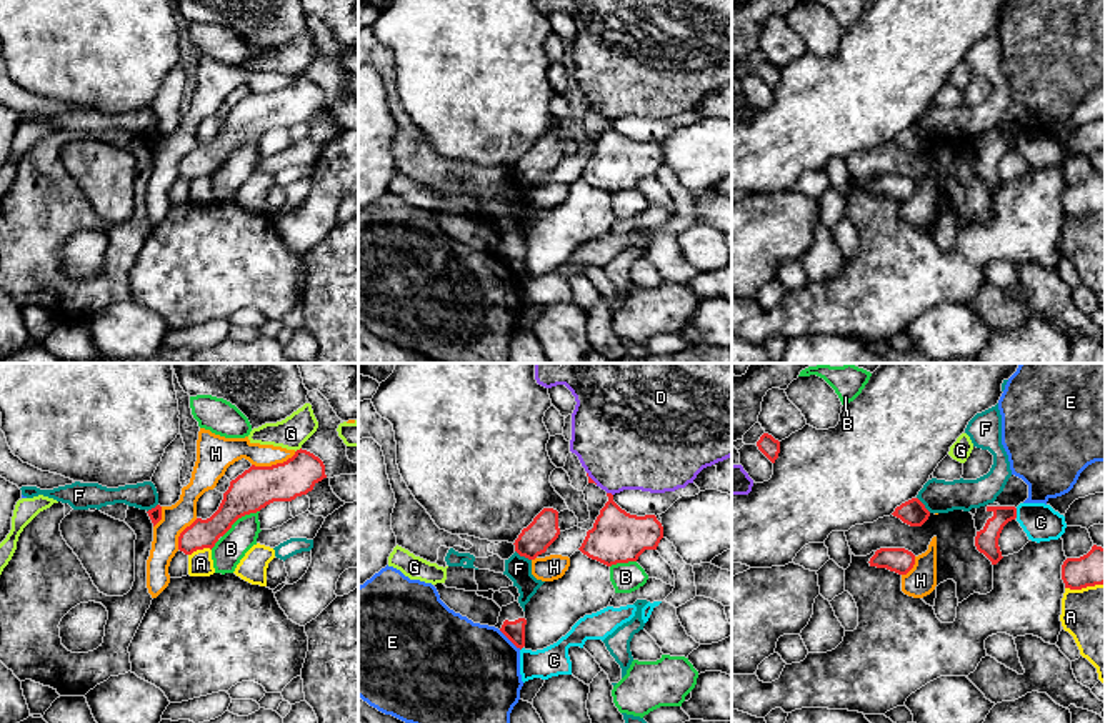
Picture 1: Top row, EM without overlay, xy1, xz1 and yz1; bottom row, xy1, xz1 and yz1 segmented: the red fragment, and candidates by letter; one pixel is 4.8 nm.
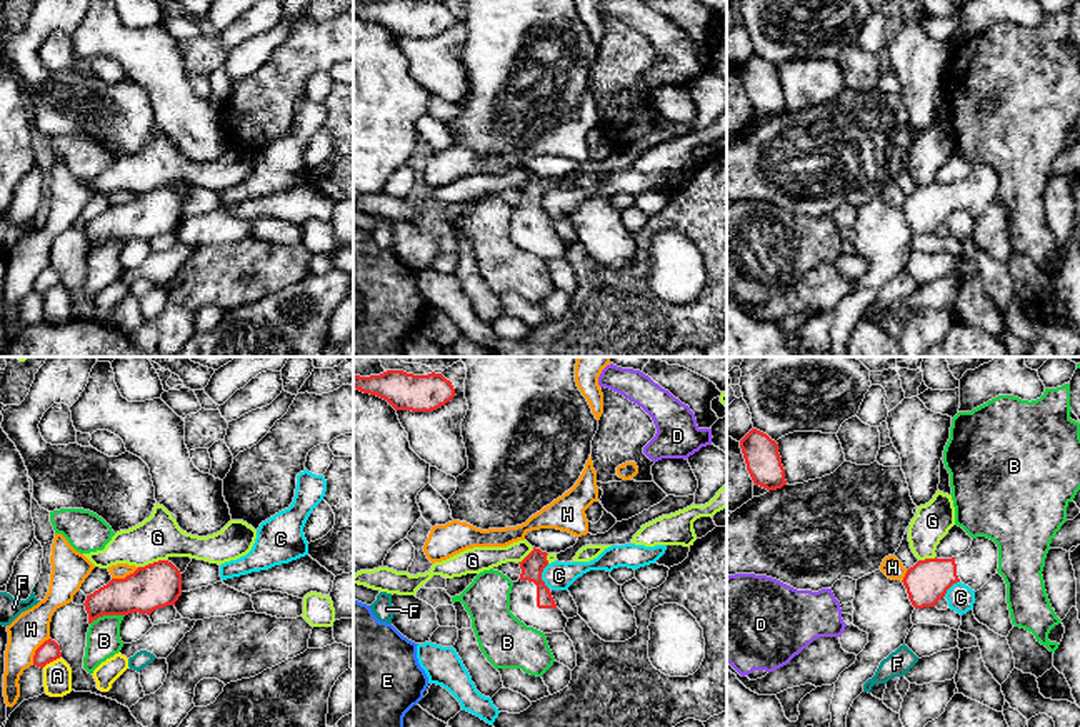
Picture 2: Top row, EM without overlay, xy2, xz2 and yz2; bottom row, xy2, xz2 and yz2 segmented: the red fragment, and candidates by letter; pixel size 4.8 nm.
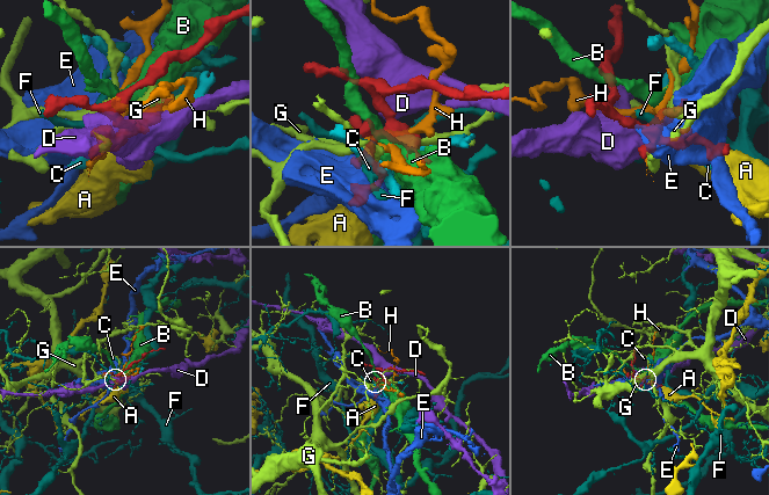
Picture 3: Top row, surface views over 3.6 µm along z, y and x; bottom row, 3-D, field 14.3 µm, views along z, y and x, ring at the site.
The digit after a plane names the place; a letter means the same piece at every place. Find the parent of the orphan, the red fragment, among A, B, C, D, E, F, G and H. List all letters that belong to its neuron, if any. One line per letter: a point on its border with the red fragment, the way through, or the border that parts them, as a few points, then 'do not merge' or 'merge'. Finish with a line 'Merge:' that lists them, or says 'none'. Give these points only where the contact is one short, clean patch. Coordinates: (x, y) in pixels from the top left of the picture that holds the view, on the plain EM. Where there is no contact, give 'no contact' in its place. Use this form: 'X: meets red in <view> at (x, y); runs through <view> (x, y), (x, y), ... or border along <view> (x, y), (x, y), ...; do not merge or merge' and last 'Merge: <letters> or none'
A: meets red in xy1 at (199, 175); do not merge
B: meets red in xy1 at (239, 144); do not merge
C: meets red in xz2 at (540, 202); do not merge
D: meets red in xz1 at (610, 120); border along xz1 (607, 119), (612, 122); do not merge
E: meets red in xz1 at (510, 267); border along xz1 (499, 257), (520, 275); do not merge
F: meets red in xz1 at (524, 182); border along xz1 (515, 177), (530, 187); do not merge
G: meets red in xy2 at (154, 189); border along xy2 (165, 185), (139, 194); do not merge
H: meets red in xy1 at (274, 92); do not merge
Merge: none

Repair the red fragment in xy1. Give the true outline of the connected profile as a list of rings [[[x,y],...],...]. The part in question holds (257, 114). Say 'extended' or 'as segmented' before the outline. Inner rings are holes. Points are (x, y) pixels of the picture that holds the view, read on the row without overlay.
as segmented | [[[302,75],[283,90],[252,92],[230,108],[218,137],[210,145],[197,145],[180,160],[178,177],[185,182],[212,177],[238,145],[257,140],[273,128],[292,128],[307,122],[323,105],[327,105],[323,88]]]

